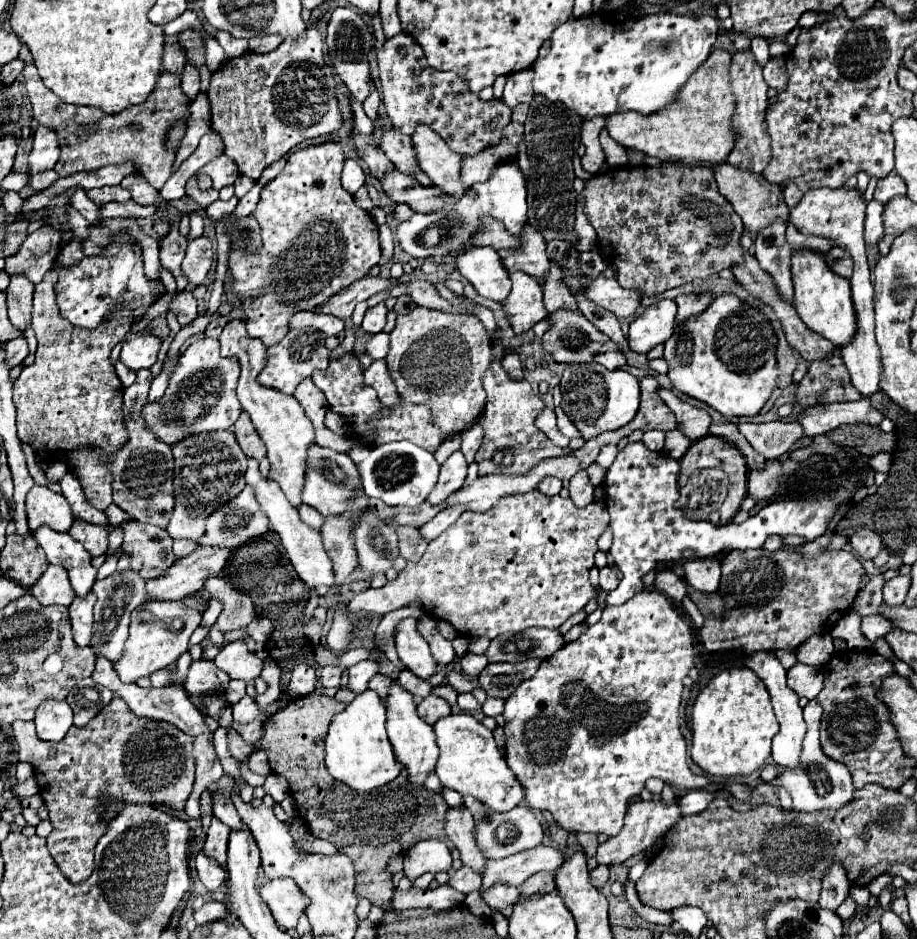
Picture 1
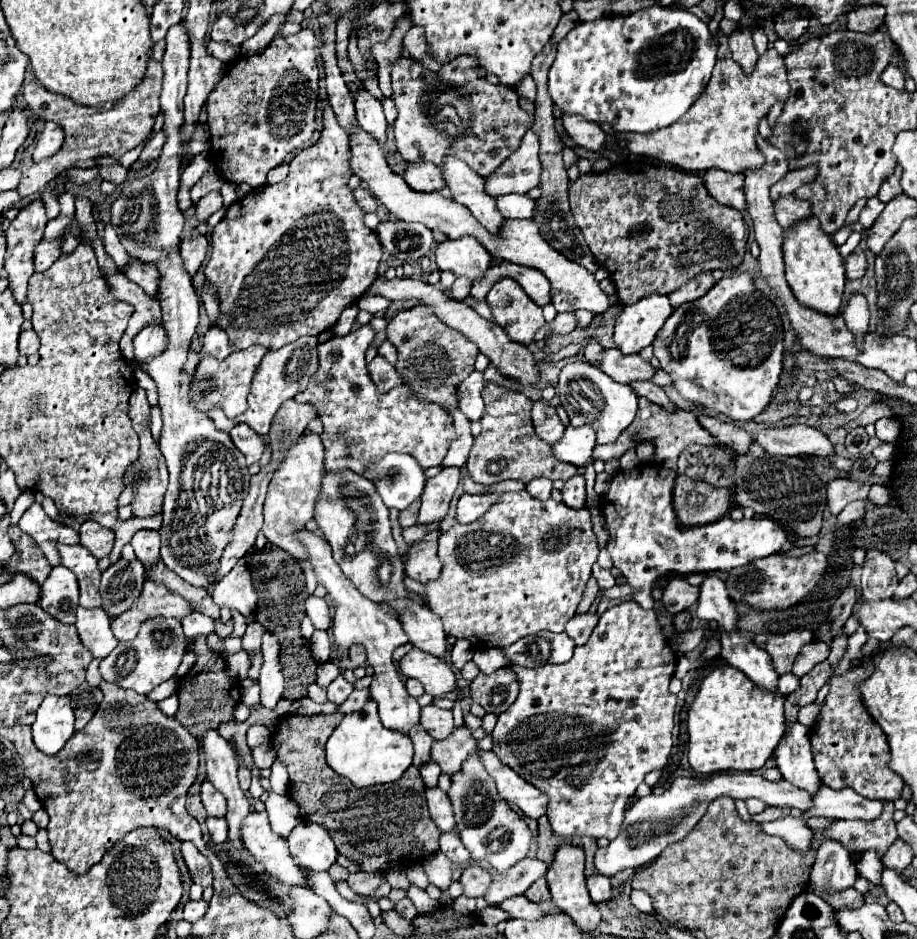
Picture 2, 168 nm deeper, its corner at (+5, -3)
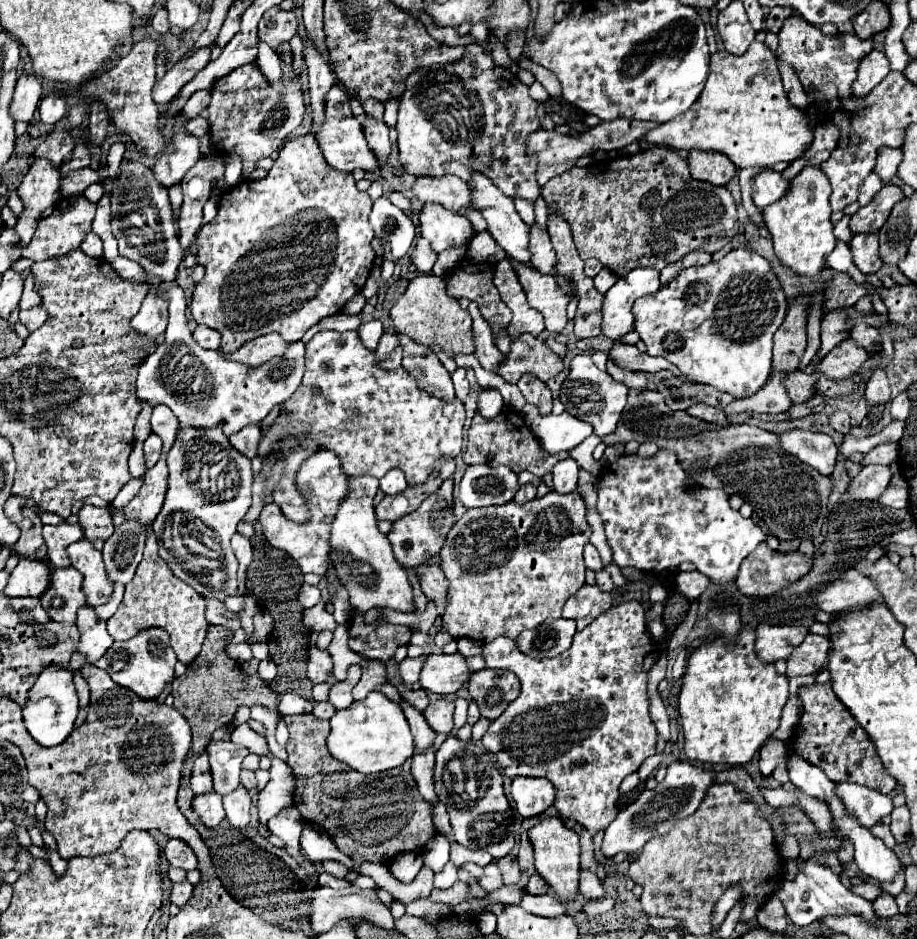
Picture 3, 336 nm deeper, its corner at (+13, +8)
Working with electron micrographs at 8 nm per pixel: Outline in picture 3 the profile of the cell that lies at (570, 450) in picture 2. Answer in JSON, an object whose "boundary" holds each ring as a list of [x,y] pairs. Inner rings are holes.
{"boundary":[[[526,405],[522,409],[532,433],[536,435],[538,443],[548,453],[560,453],[560,451],[572,451],[576,445],[580,445],[586,437],[592,435],[590,423],[576,419],[570,413],[562,415],[540,415],[536,407]]]}

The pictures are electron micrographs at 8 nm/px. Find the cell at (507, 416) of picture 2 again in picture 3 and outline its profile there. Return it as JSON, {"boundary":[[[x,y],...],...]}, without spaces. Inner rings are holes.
{"boundary":[[[504,407],[494,419],[486,419],[476,411],[472,425],[468,429],[468,449],[464,453],[464,463],[466,465],[506,465],[514,473],[518,471],[530,471],[538,477],[546,475],[552,471],[552,467],[560,461],[570,457],[568,453],[558,453],[558,455],[546,455],[542,447],[538,445],[536,437],[530,433],[530,429],[524,423],[524,417],[514,411],[512,407]]]}

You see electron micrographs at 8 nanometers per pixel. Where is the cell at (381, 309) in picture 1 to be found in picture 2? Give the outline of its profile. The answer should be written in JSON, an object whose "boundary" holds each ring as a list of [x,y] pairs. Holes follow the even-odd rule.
{"boundary":[[[364,324],[348,336],[332,336],[318,344],[318,372],[310,378],[308,388],[296,396],[296,402],[312,404],[324,424],[322,440],[326,448],[326,466],[330,466],[328,470],[350,470],[374,480],[368,472],[368,464],[378,462],[388,452],[410,454],[424,470],[440,466],[450,442],[456,438],[452,416],[442,406],[414,396],[406,384],[388,392],[378,390],[370,380],[368,364],[364,360],[372,338],[372,326]]]}

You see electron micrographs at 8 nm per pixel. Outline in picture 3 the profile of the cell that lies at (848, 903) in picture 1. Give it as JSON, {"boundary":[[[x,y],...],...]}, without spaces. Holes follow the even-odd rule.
{"boundary":[[[868,881],[868,883],[862,883],[862,885],[852,885],[850,891],[856,893],[856,895],[860,895],[860,897],[864,897],[864,899],[870,899],[870,901],[874,901],[874,899],[882,893],[882,889],[876,887],[876,885],[870,883],[870,881]]]}

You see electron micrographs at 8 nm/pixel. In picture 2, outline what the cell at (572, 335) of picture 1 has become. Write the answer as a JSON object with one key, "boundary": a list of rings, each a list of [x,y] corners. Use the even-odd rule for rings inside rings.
{"boundary":[[[618,348],[604,350],[602,360],[596,366],[620,384],[630,384],[634,380],[650,380],[656,374],[656,368],[652,368],[650,362],[642,360],[640,354],[622,354],[618,352]]]}

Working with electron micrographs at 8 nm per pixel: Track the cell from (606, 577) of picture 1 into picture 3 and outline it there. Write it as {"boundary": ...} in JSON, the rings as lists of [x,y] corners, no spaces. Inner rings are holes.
{"boundary":[[[588,543],[586,547],[584,547],[584,561],[586,561],[586,567],[588,569],[592,569],[594,573],[598,573],[598,571],[602,571],[602,559],[600,559],[600,555],[598,555],[598,551],[596,551],[596,547],[592,545],[592,543]]]}

